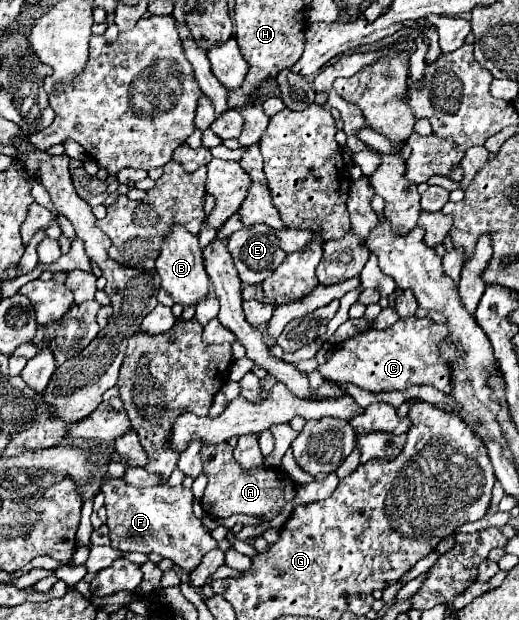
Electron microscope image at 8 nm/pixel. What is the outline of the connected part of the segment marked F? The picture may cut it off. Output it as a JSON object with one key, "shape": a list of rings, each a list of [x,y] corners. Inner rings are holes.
{"shape":[[[121,478],[109,484],[101,484],[101,492],[105,494],[107,508],[107,526],[111,548],[127,552],[143,552],[143,554],[159,554],[175,562],[175,566],[193,572],[201,558],[217,548],[217,540],[203,526],[199,518],[193,514],[193,492],[183,486],[151,486],[151,488],[135,488],[127,486]]]}

